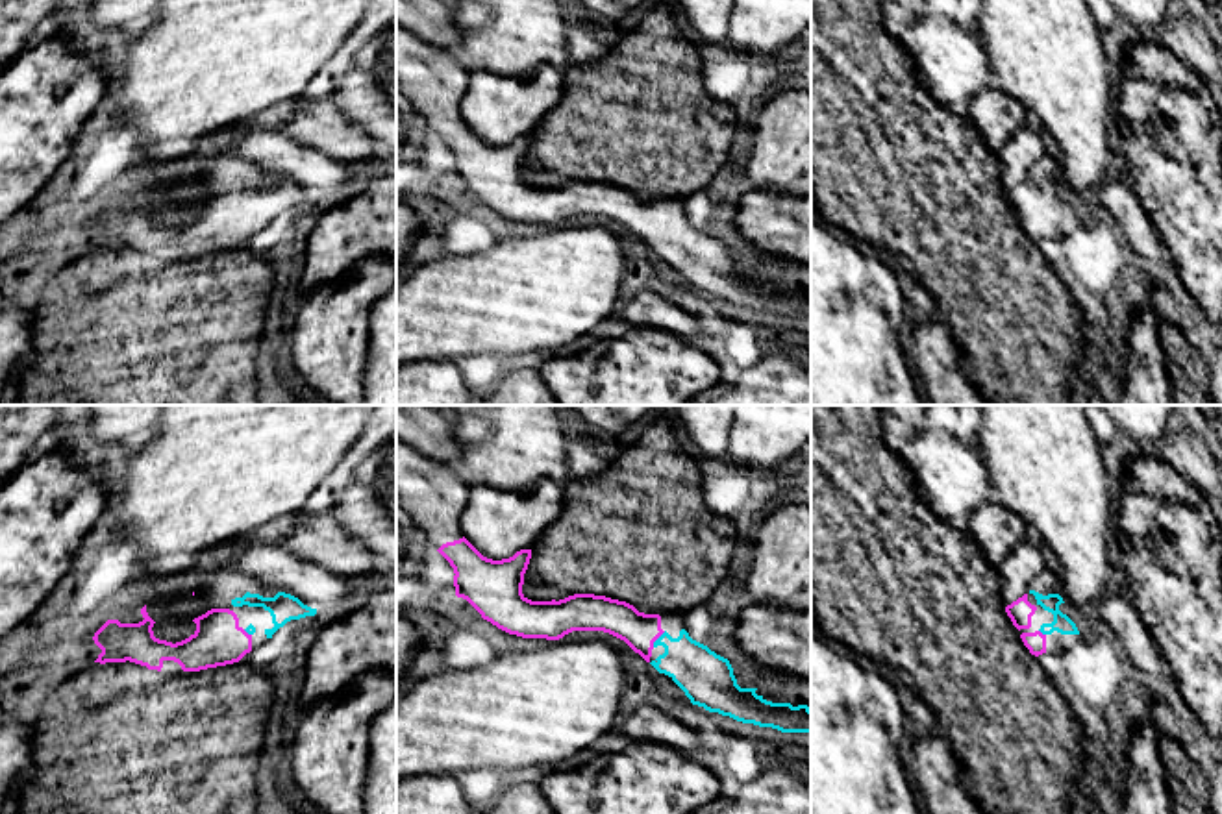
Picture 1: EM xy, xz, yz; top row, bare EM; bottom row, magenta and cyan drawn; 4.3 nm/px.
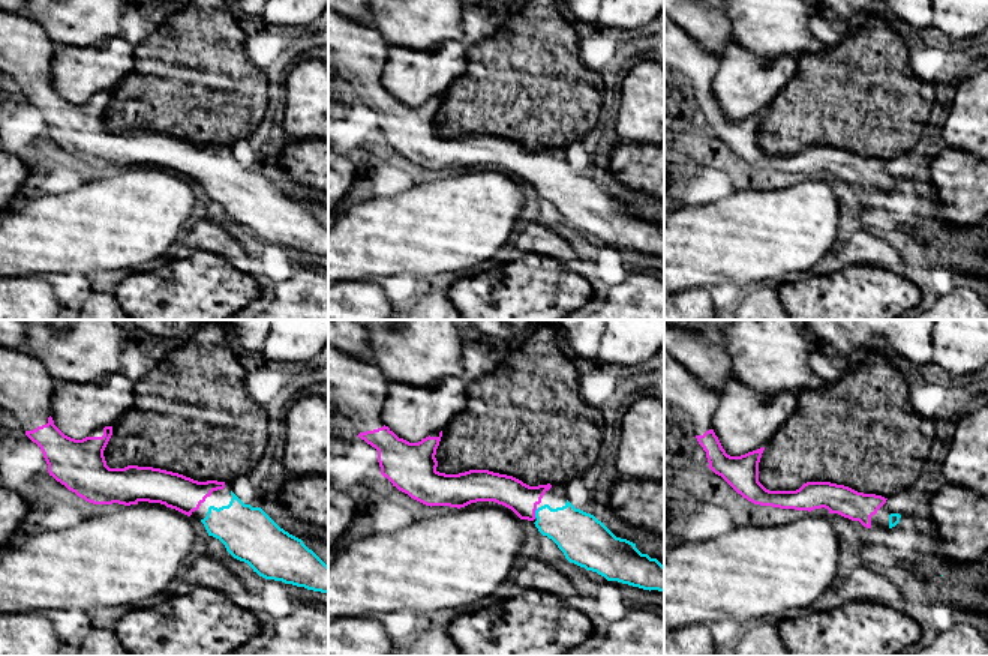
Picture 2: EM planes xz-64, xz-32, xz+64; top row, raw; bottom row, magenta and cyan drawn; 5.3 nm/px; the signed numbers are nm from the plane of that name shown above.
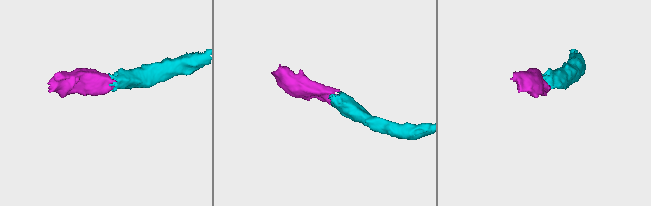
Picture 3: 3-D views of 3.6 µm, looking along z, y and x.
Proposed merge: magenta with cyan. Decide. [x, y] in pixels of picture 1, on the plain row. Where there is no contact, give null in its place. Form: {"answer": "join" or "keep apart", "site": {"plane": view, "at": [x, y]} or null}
{"answer": "join", "site": {"plane": "xz", "at": [658, 222]}}

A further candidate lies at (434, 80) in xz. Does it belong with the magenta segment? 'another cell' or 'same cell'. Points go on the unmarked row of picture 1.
same cell

